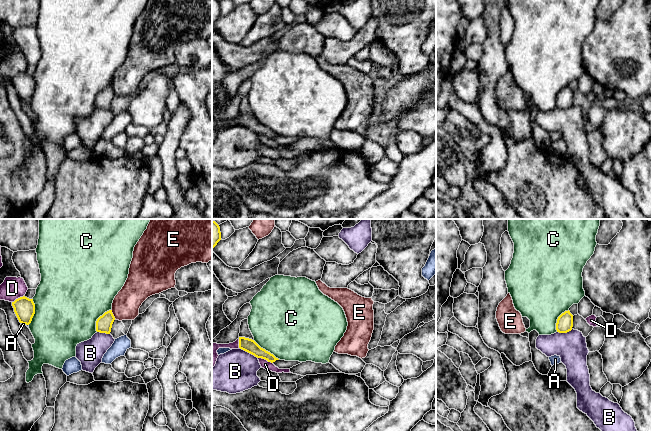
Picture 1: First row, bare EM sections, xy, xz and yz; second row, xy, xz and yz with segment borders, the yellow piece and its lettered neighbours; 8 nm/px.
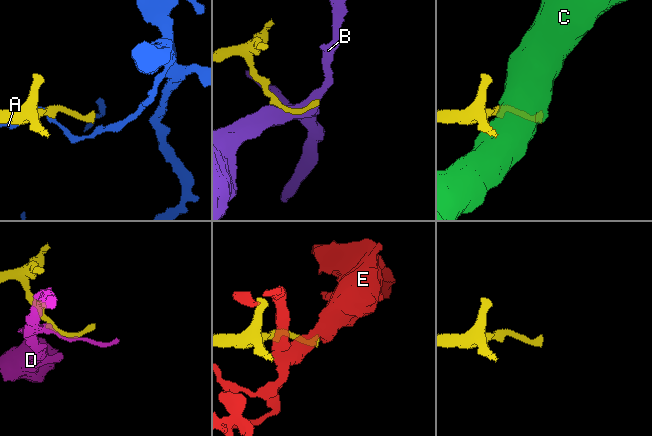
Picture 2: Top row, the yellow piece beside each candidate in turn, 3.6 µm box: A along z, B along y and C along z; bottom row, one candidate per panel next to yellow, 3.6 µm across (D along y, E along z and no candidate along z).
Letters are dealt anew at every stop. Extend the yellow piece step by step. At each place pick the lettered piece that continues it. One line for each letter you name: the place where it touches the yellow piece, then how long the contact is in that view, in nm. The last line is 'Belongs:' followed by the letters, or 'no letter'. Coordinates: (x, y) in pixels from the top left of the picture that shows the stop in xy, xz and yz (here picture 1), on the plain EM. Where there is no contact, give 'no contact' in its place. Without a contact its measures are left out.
Belongs: no letter

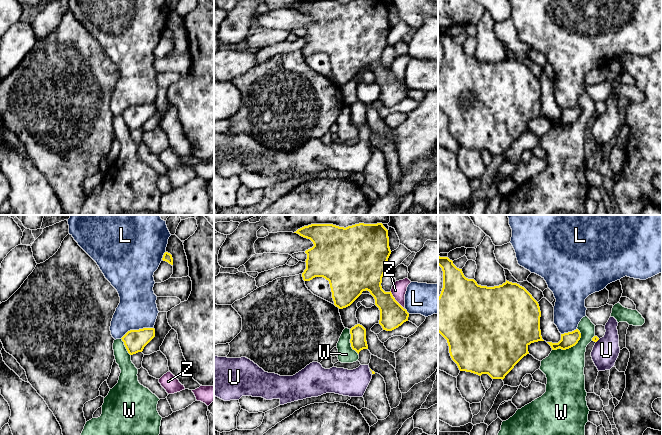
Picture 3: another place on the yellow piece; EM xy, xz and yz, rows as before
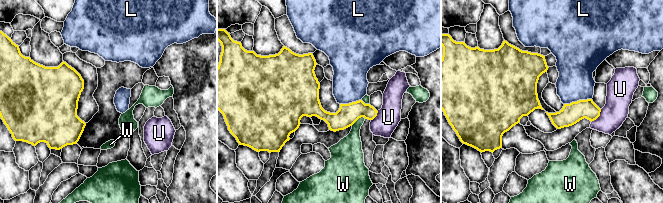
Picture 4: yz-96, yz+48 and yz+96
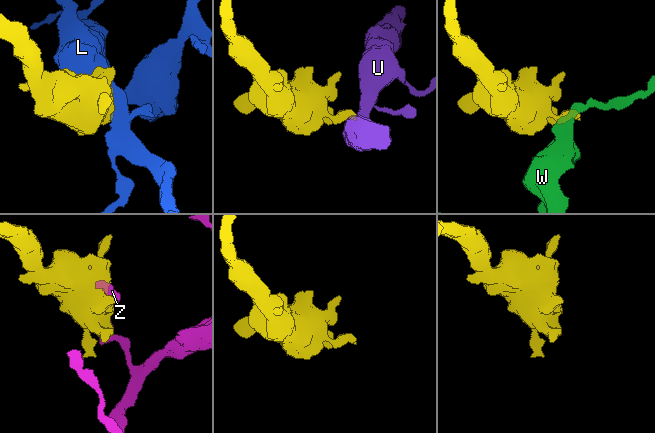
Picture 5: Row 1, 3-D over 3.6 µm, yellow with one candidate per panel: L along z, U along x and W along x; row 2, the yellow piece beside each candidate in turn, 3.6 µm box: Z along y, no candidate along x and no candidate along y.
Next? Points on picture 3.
Belongs: no letter

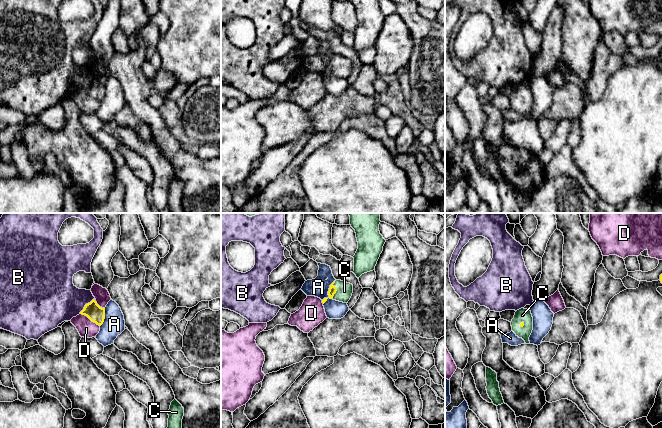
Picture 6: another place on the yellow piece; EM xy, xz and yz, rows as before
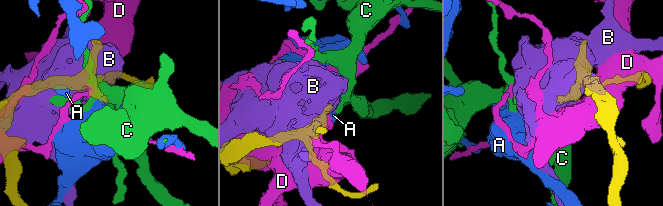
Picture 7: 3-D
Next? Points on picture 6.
C: xz (336, 66) | 150 nm
Belongs: C

